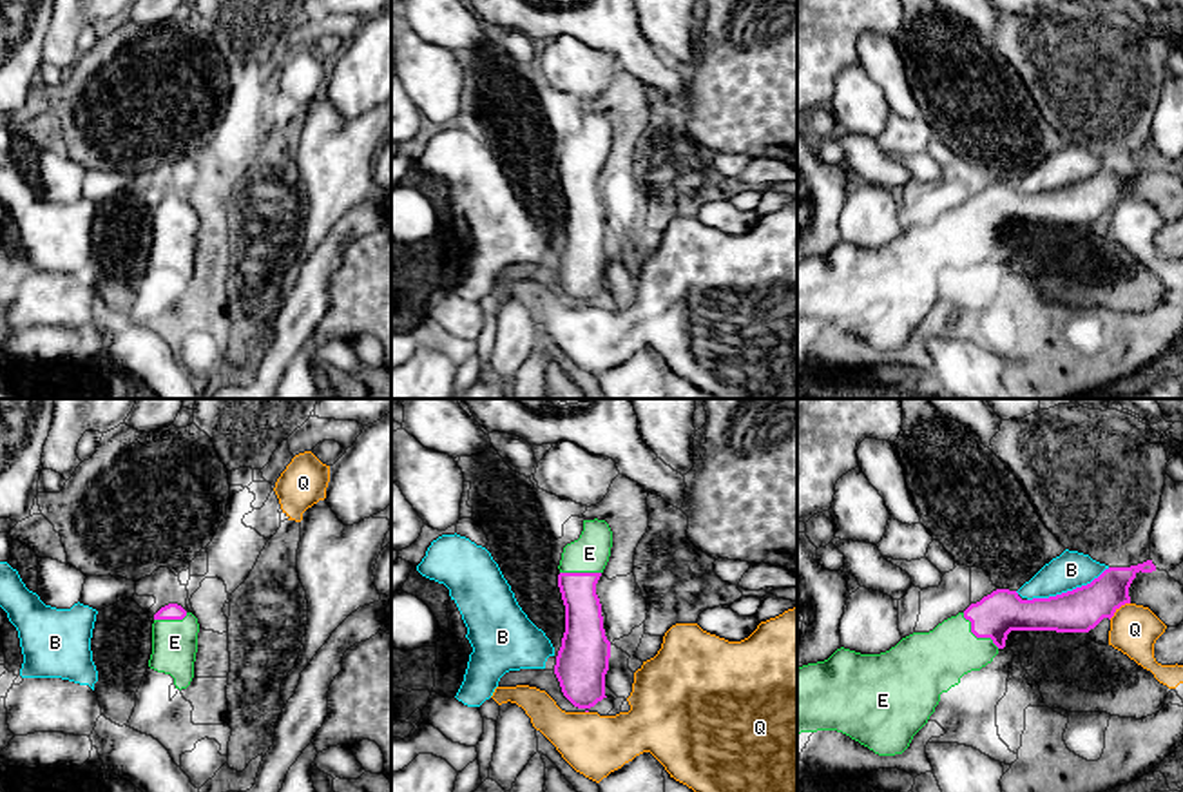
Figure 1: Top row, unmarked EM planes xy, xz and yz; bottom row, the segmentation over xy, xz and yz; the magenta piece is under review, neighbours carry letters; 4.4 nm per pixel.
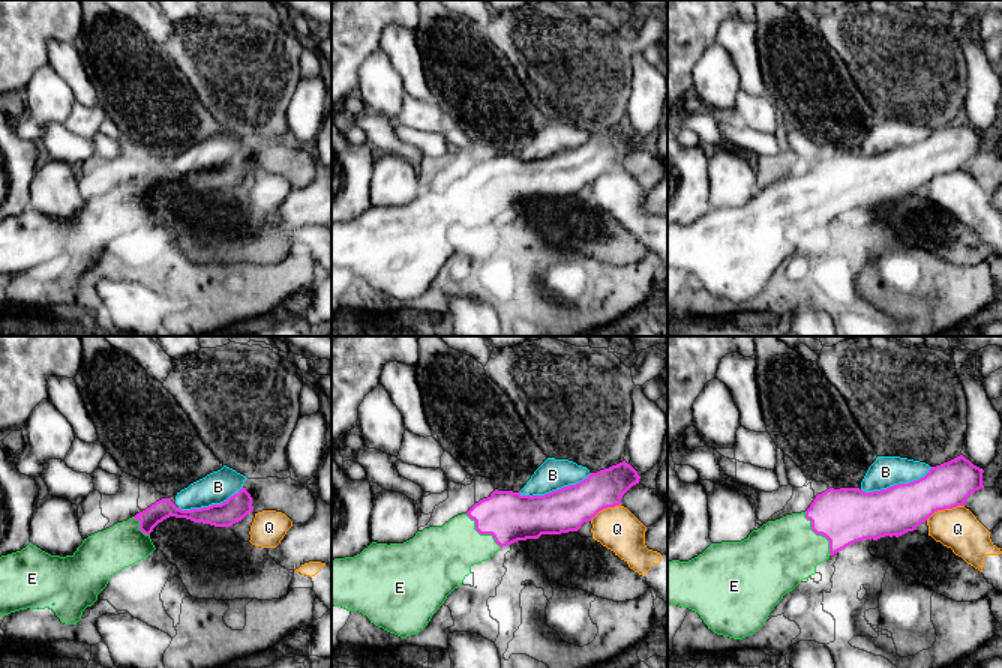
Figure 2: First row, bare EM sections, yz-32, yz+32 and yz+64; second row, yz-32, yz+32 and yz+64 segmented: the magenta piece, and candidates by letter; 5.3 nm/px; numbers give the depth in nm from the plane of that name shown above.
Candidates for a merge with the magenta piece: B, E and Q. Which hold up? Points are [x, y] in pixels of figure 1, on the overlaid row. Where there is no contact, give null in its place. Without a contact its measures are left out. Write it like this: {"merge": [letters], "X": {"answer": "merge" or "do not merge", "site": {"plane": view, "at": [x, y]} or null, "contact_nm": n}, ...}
{"merge": ["E"], "B": {"answer": "do not merge", "site": {"plane": "yz", "at": [1067, 591]}, "contact_nm": 400}, "E": {"answer": "merge", "site": {"plane": "yz", "at": [977, 637]}, "contact_nm": 220}, "Q": {"answer": "do not merge", "site": {"plane": "yz", "at": [1118, 608]}, "contact_nm": 120}}

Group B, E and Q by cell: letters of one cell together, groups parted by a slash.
B / E / Q

